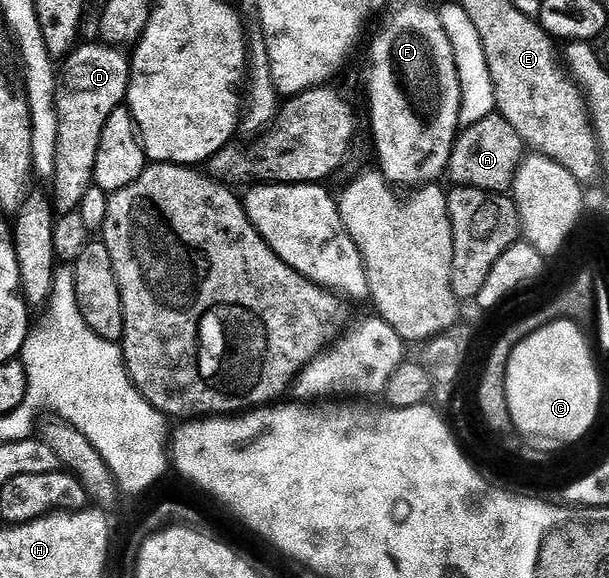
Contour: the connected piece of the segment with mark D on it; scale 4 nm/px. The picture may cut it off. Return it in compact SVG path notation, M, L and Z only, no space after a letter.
M102 41L76 46L66 56L67 68L61 71L59 90L60 141L58 167L55 173L55 199L60 212L78 212L86 191L93 186L95 162L101 137L109 117L118 107L124 106L131 87L131 67L119 67L119 52L103 55L108 44Z

